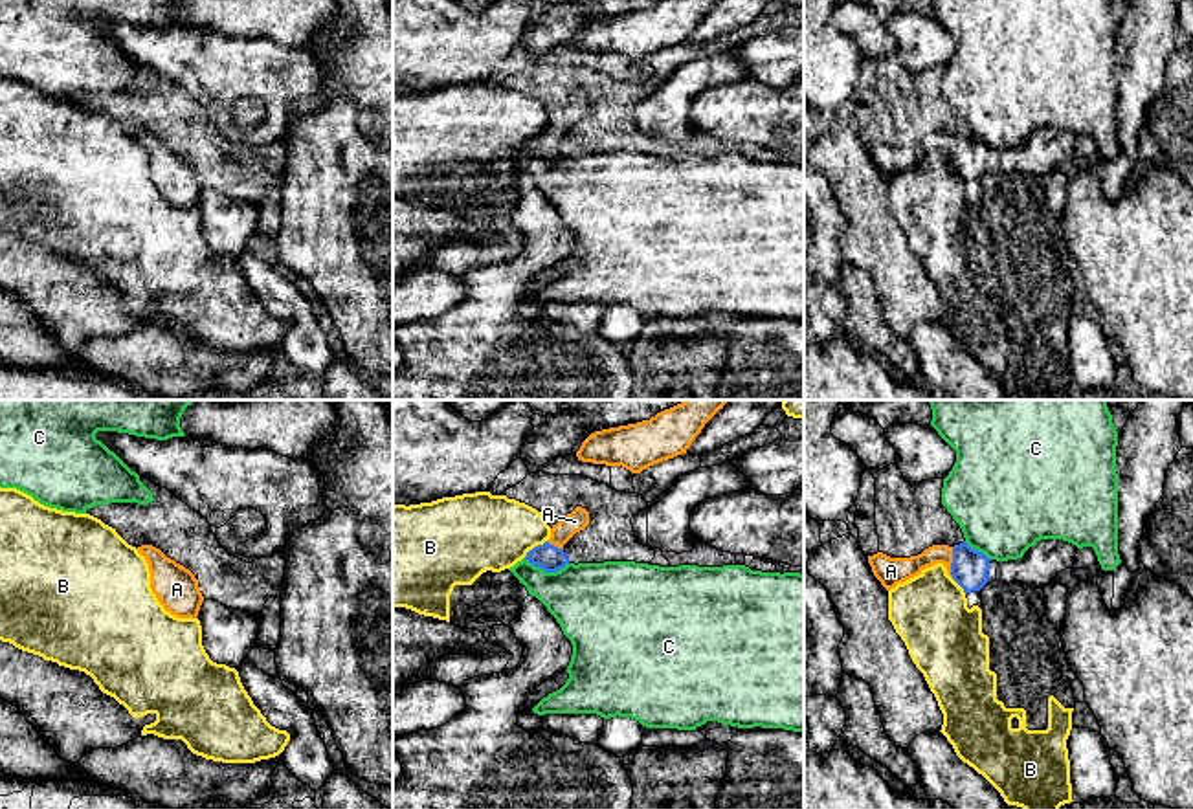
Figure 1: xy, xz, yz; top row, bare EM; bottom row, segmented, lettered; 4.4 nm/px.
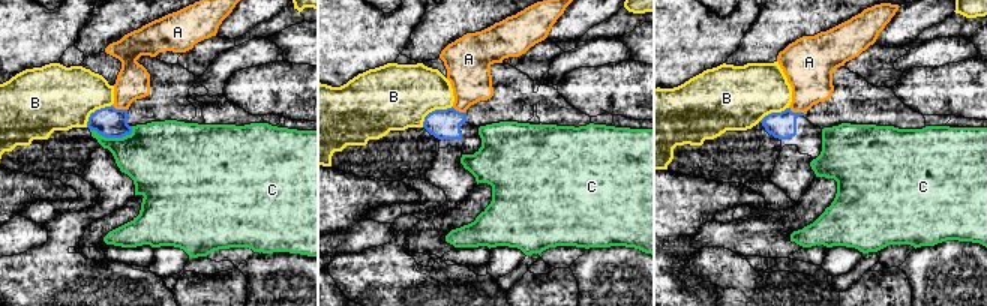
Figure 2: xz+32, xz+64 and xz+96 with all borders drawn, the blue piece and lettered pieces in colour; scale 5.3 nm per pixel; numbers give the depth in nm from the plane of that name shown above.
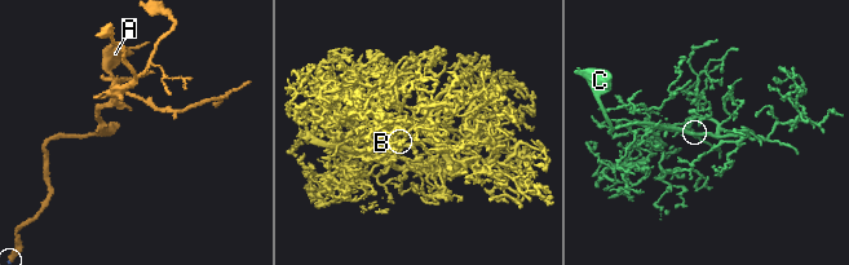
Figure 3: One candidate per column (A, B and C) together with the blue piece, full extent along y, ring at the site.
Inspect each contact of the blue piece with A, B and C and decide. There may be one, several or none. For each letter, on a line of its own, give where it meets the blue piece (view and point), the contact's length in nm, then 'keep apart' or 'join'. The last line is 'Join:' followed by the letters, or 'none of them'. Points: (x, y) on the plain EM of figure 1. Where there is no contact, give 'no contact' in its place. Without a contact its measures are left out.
A: yz (953, 151) | 140 nm | join
B: xz (535, 136) | 130 nm | keep apart
C: xz (546, 160) | 200 nm | keep apart
Join: A

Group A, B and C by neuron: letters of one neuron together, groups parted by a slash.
A / B / C

